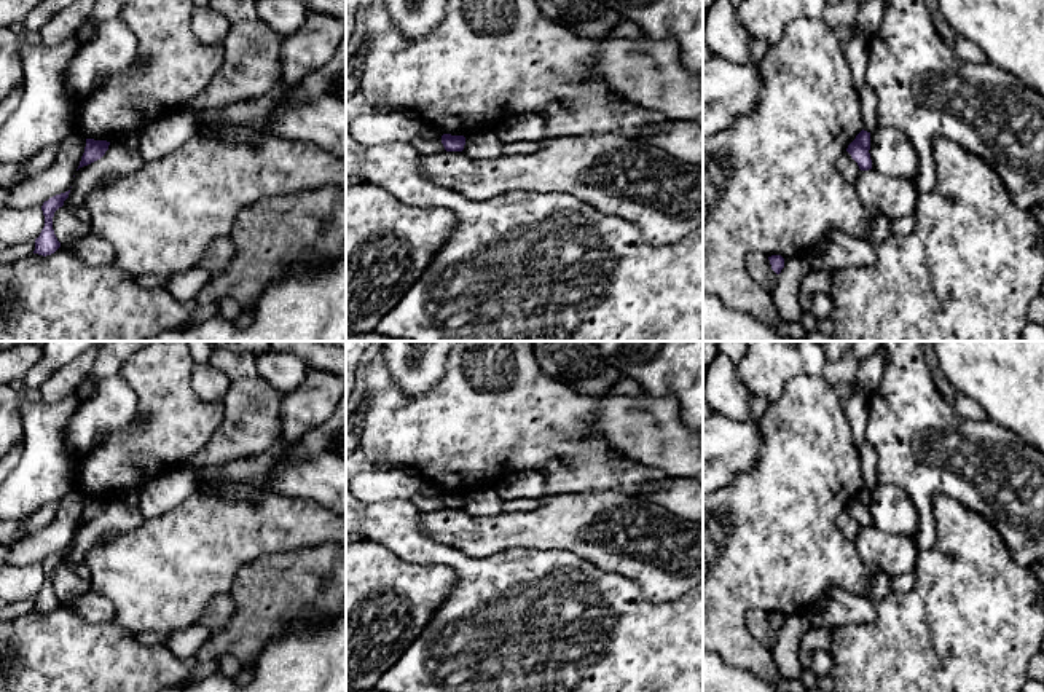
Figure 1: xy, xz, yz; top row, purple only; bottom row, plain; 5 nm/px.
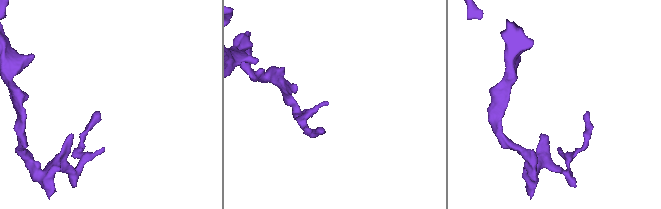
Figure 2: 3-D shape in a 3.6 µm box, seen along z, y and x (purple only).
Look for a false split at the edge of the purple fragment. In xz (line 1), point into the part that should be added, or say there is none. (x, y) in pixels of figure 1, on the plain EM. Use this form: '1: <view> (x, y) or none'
1: none

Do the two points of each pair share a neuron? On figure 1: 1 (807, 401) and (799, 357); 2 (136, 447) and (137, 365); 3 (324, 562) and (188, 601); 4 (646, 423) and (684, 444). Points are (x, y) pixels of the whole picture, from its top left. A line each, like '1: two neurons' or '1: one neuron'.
1: two neurons
2: one neuron
3: two neurons
4: one neuron

